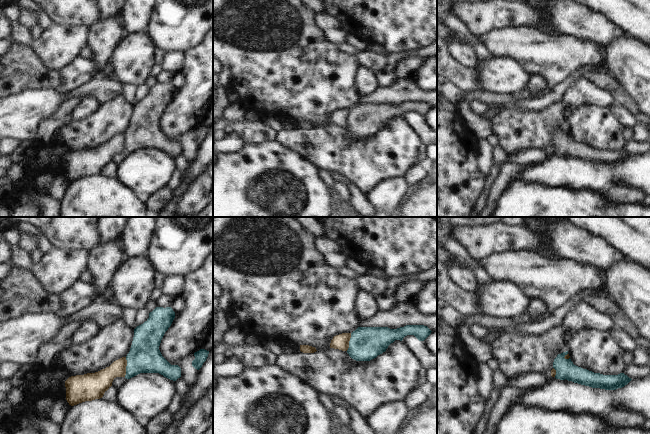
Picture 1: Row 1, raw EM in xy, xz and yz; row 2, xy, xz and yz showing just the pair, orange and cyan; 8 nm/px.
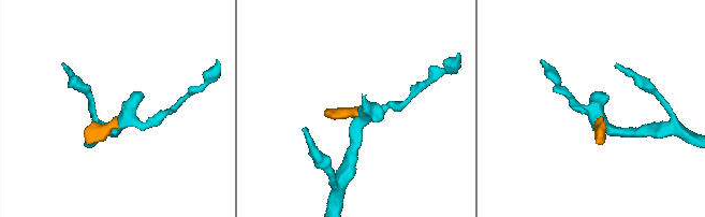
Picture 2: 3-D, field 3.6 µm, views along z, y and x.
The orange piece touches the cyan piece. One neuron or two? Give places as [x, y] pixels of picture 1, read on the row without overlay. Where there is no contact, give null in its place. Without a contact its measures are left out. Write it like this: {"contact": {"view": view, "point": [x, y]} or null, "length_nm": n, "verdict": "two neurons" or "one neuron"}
{"contact": {"view": "xy", "point": [125, 143]}, "length_nm": 160, "verdict": "two neurons"}

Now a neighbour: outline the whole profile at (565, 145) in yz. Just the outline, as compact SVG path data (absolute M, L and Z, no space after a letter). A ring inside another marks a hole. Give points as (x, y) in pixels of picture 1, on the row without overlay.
M568 127L558 130L554 135L553 144L556 155L568 156L592 164L616 166L627 161L632 155L624 149L618 151L603 151L583 145L573 140L571 135L565 135Z

